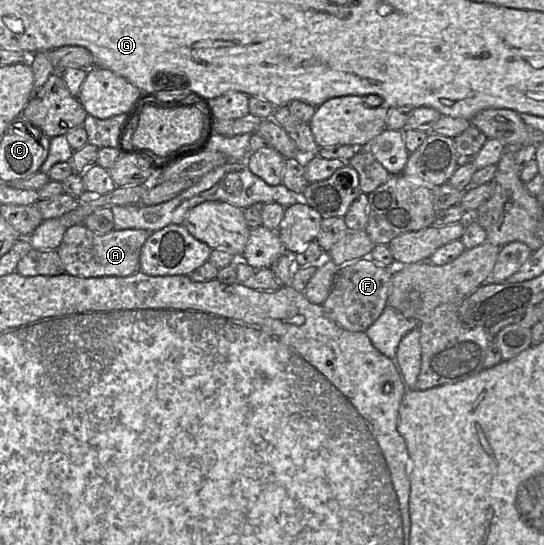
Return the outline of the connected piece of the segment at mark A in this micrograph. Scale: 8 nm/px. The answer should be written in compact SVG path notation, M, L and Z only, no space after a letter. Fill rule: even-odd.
M84 224L66 229L57 253L63 263L65 273L84 277L117 276L126 277L140 271L141 248L150 233L144 229L112 230L103 235L89 230Z

